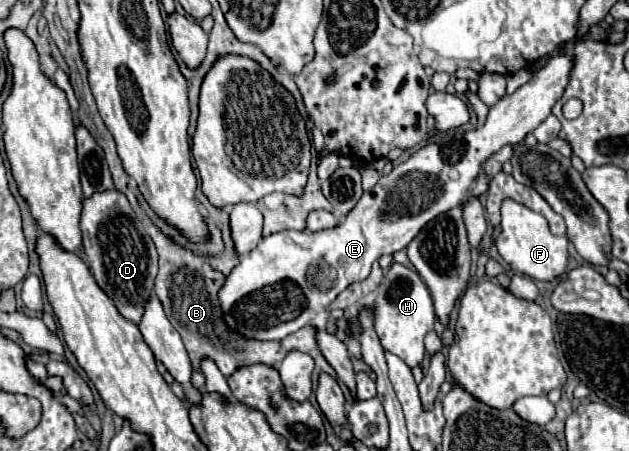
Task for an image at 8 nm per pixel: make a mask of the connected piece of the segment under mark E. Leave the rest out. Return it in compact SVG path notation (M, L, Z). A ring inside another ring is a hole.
M552 55L526 85L512 95L504 95L490 107L482 127L464 133L448 133L440 141L428 143L412 153L404 163L396 165L390 175L382 175L370 191L364 191L344 223L318 233L280 231L264 237L254 251L240 259L218 291L228 331L244 335L246 339L278 341L306 327L318 313L326 311L336 295L350 283L366 279L376 259L404 249L428 221L460 205L486 159L504 145L520 143L550 115L568 85L572 61L572 55ZM402 181L406 185L404 201L400 201Z

